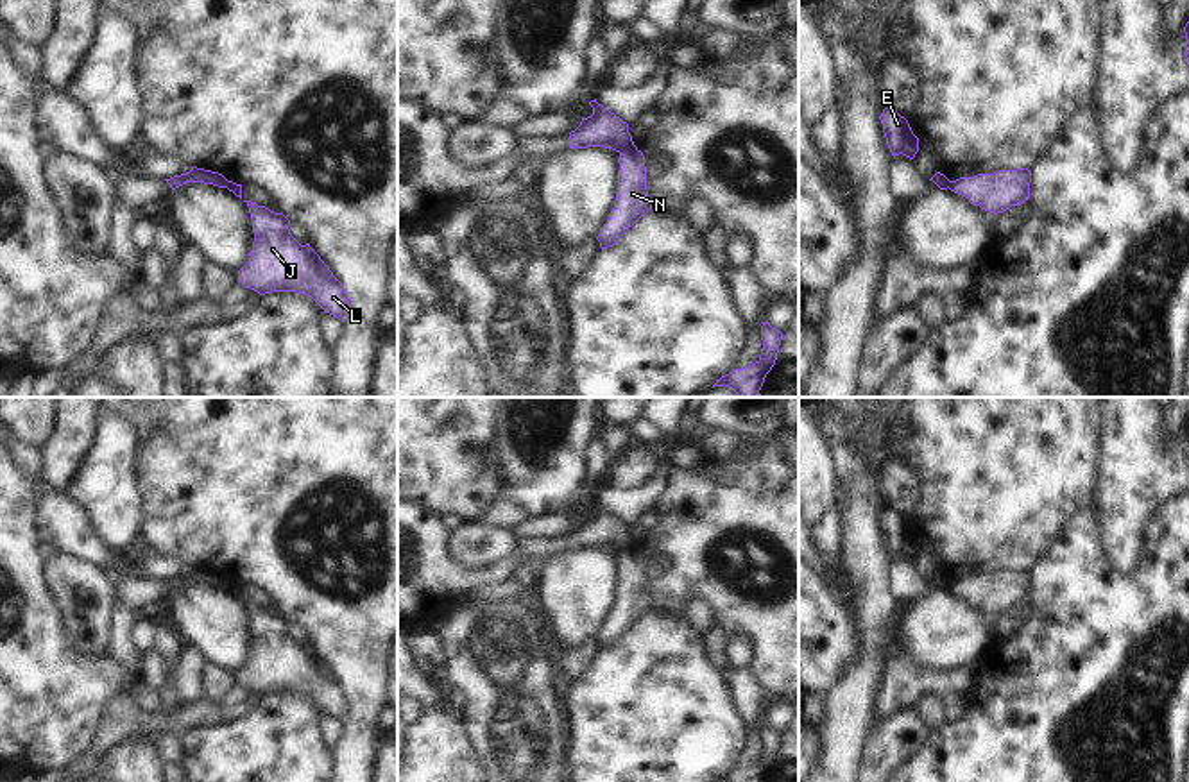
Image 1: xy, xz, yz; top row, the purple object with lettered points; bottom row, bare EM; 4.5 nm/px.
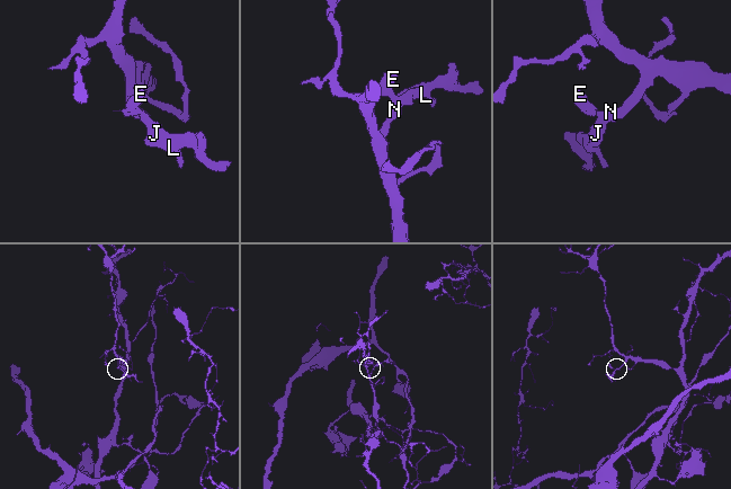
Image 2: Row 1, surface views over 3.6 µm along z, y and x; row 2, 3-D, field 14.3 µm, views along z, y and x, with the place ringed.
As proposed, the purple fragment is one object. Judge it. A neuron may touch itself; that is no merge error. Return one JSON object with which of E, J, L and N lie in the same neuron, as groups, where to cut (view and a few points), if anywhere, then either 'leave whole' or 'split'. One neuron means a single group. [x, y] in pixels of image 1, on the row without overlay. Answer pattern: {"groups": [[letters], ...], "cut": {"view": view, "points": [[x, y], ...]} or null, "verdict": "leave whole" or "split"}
{"groups": [["E"], ["J", "L", "N"]], "cut": {"view": "xz", "points": [[632, 544], [620, 553]]}, "verdict": "split"}

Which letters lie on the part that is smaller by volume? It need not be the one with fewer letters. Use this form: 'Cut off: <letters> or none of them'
Cut off: E

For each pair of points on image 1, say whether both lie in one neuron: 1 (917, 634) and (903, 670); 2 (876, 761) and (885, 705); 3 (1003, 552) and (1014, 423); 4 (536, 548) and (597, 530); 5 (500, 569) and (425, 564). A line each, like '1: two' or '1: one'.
1: two
2: two
3: one
4: one
5: one

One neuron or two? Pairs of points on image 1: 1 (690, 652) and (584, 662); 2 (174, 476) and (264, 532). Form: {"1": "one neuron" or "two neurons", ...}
{"1": "two neurons", "2": "one neuron"}

